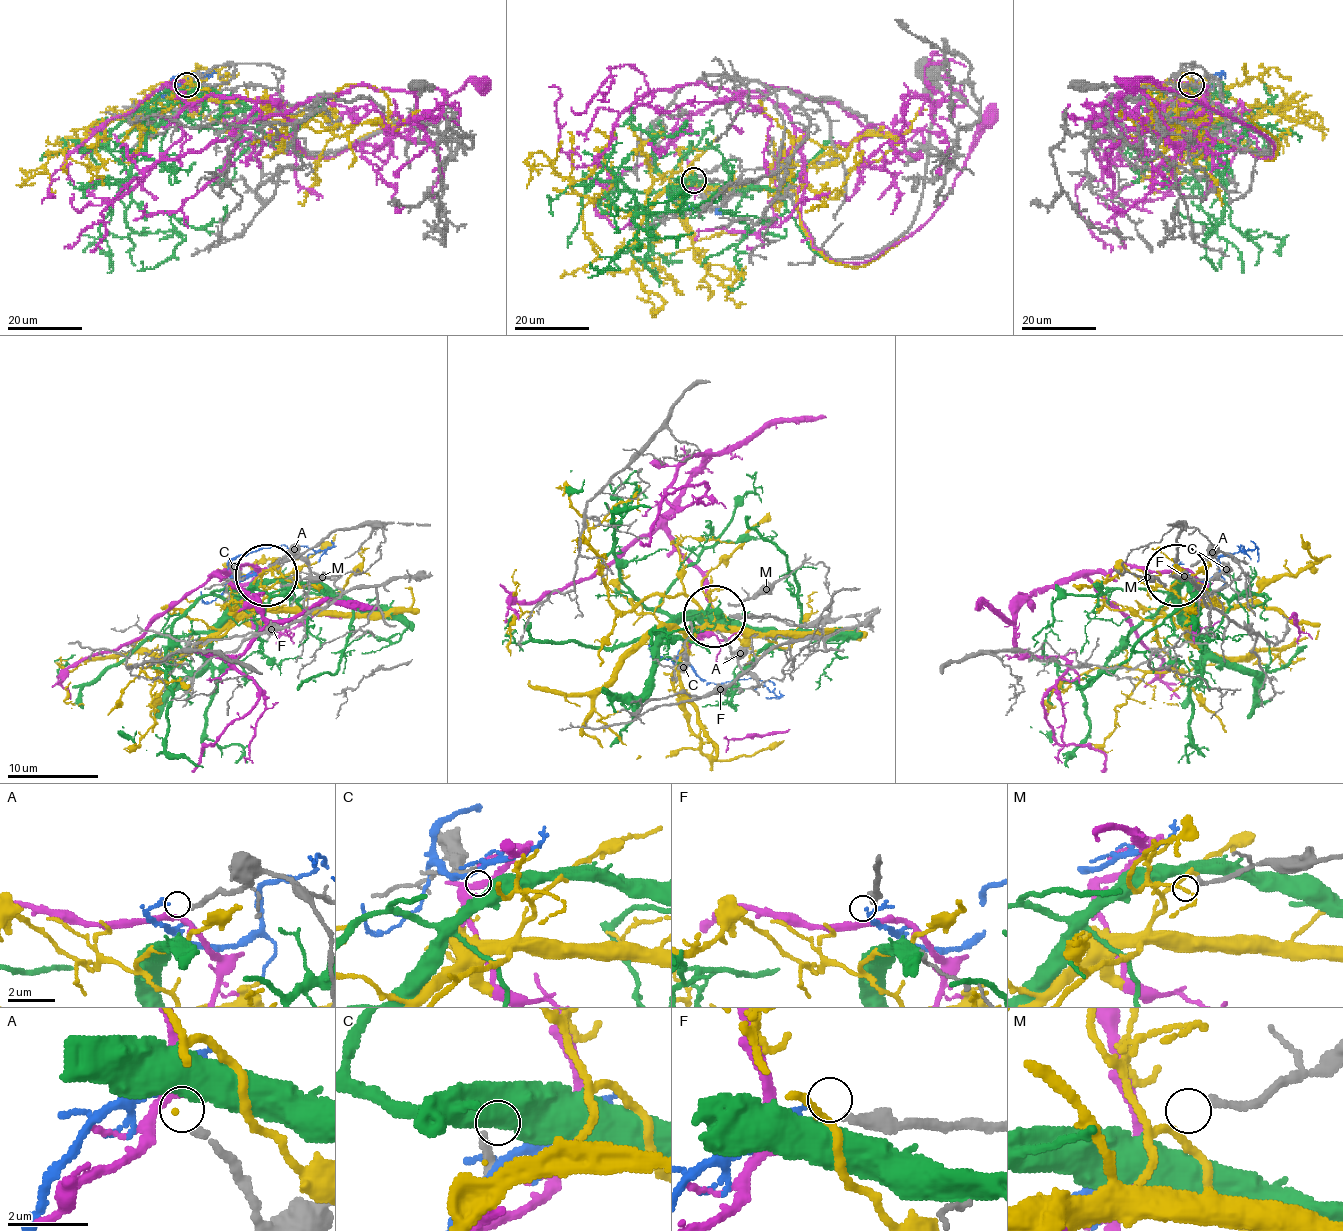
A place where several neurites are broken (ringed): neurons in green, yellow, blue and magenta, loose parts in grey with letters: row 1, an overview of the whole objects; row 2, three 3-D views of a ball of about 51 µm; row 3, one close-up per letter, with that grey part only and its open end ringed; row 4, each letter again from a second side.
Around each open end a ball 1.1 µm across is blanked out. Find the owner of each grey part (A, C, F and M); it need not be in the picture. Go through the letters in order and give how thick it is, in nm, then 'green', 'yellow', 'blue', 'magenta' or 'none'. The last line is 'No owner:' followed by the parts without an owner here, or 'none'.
A: 190 nm | magenta
C: 180 nm | green
F: 260 nm | blue
M: 180 nm | none
No owner: M

